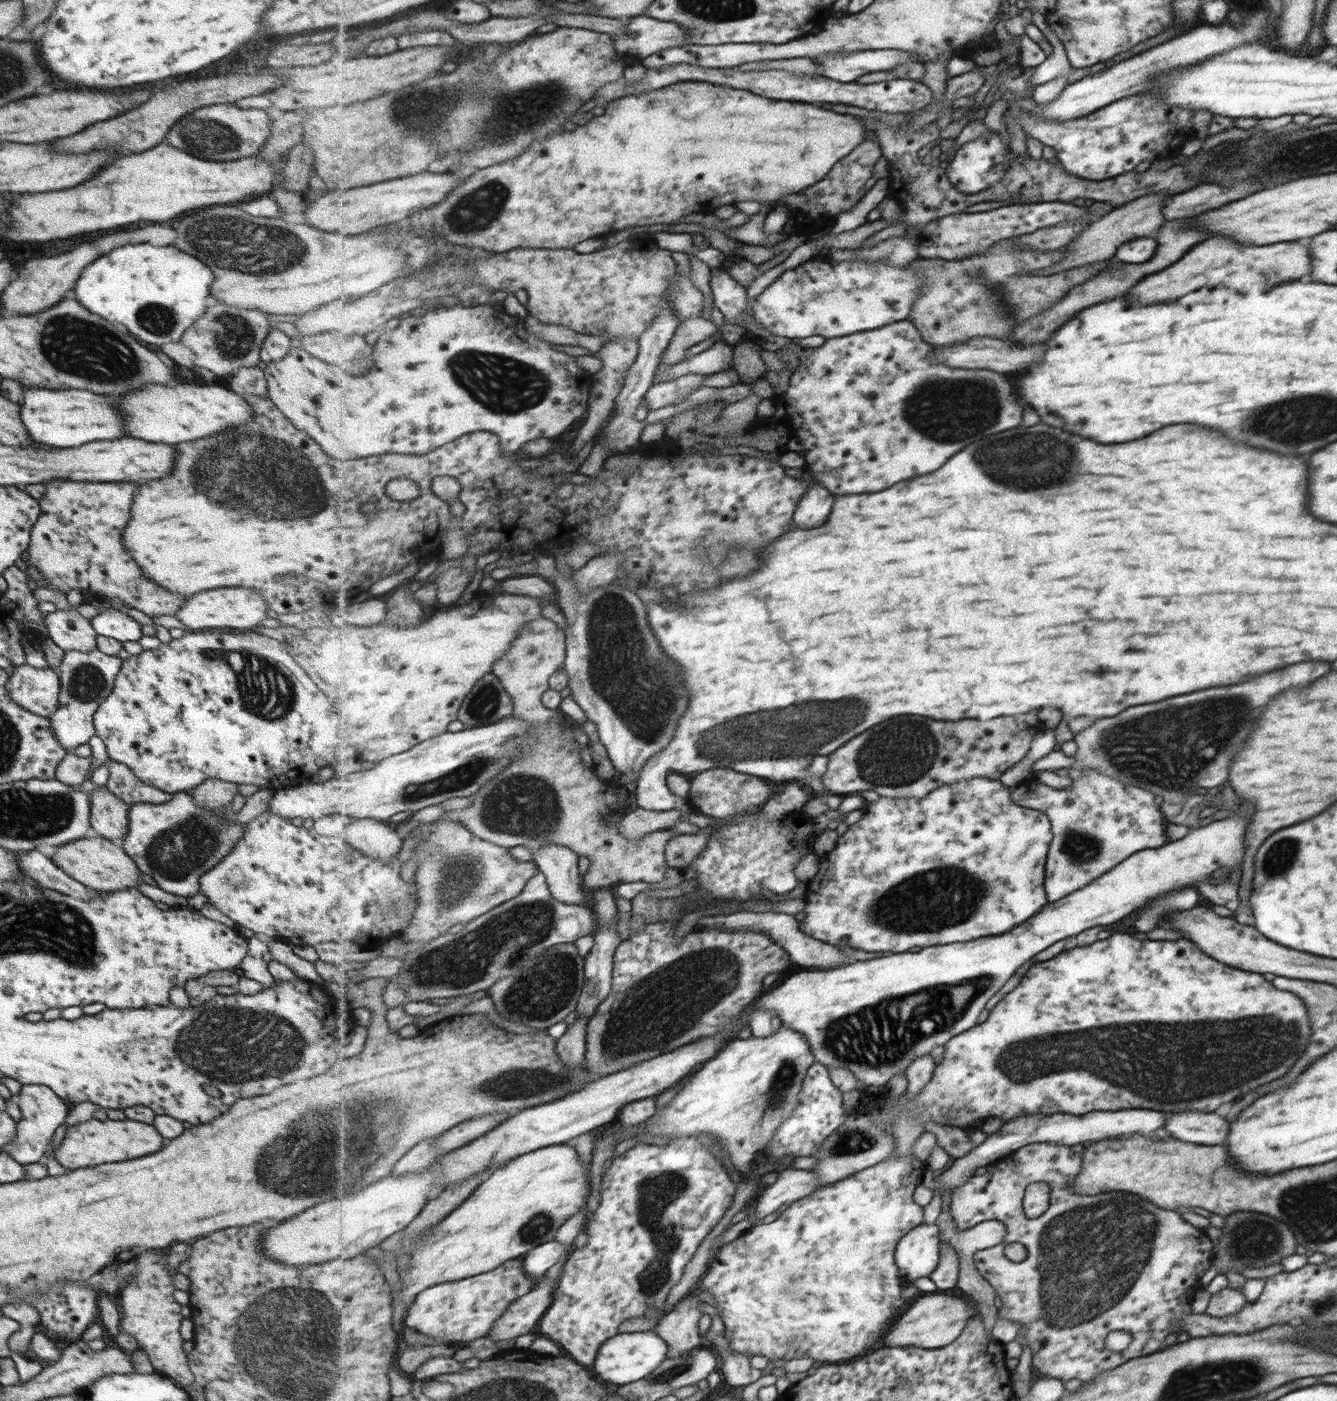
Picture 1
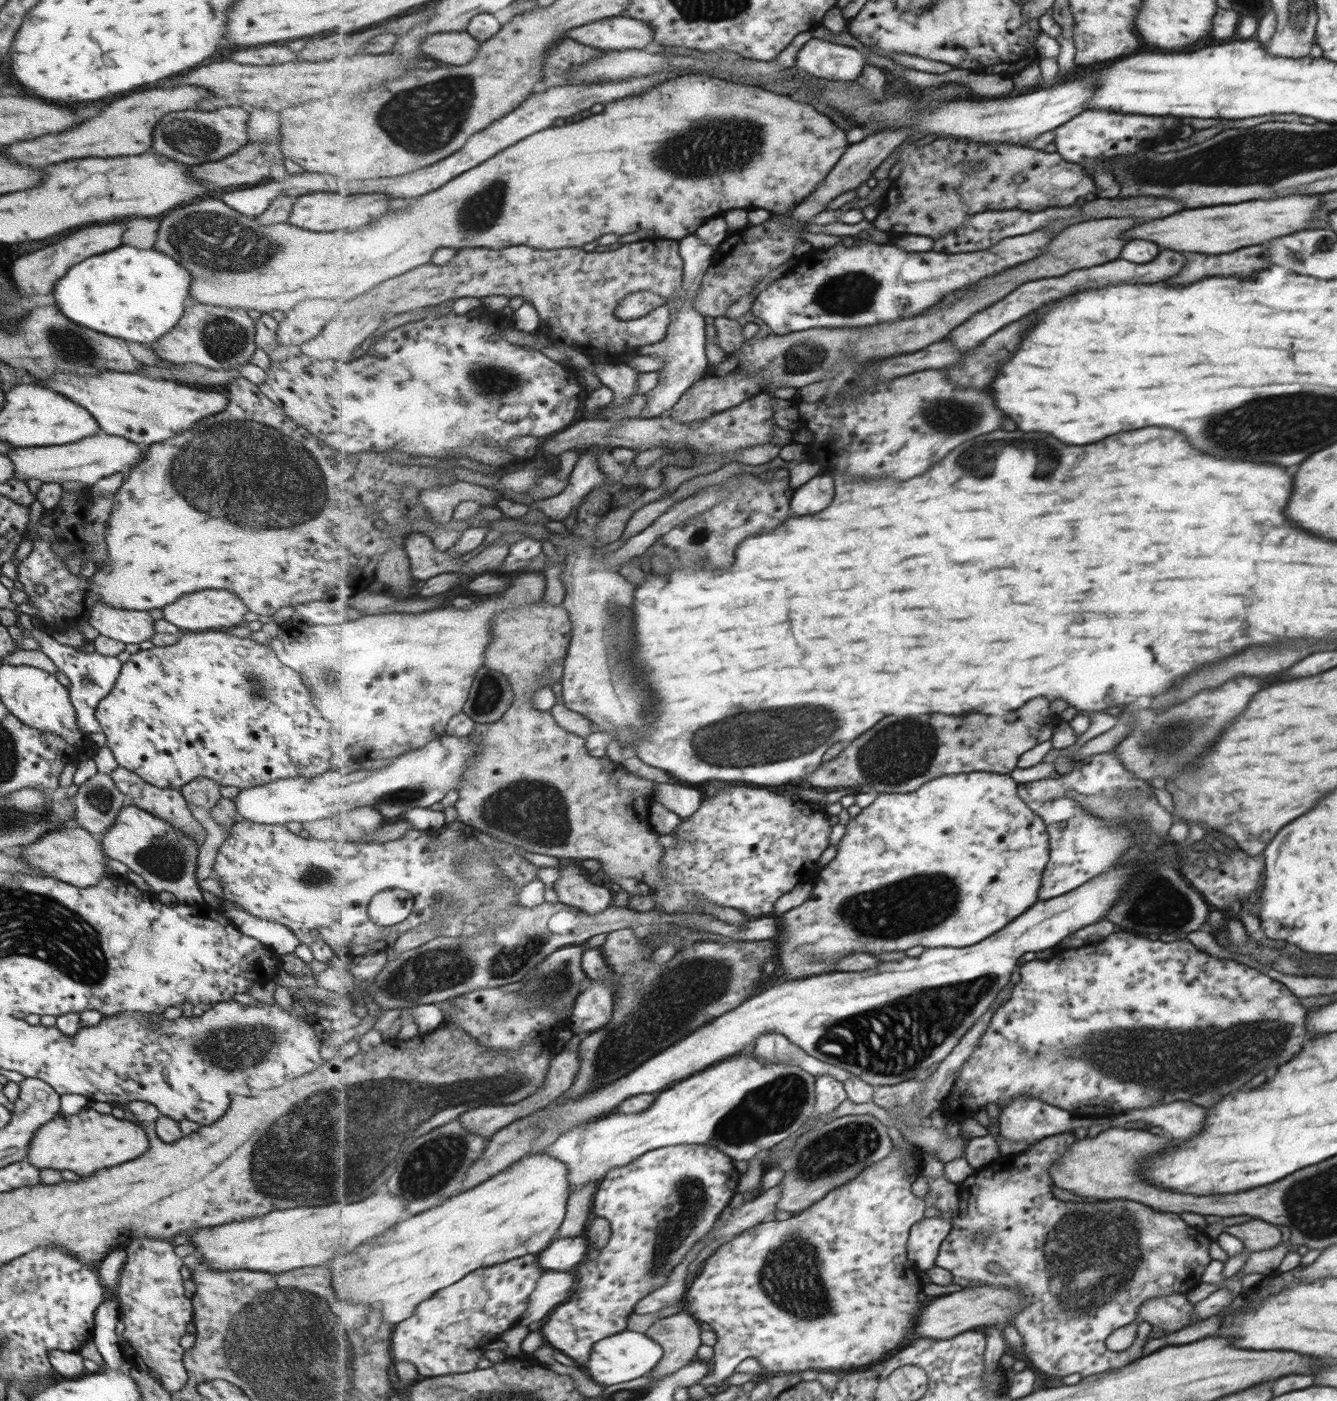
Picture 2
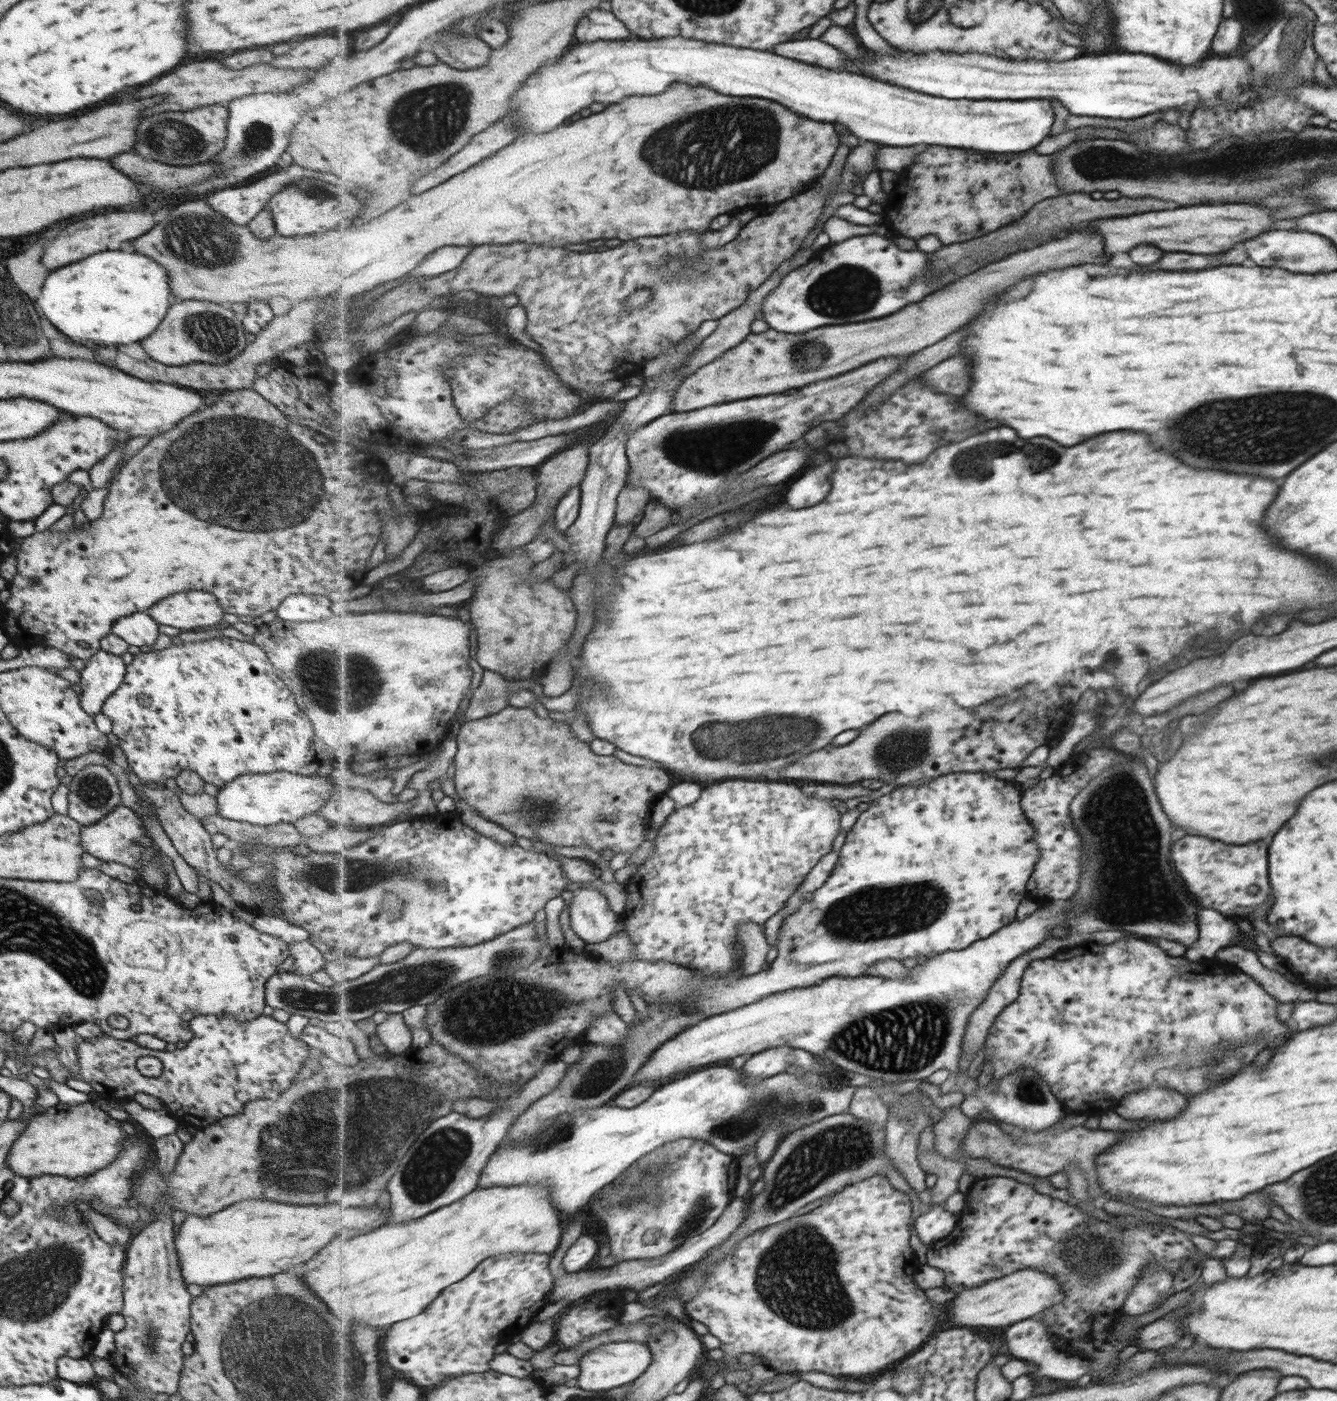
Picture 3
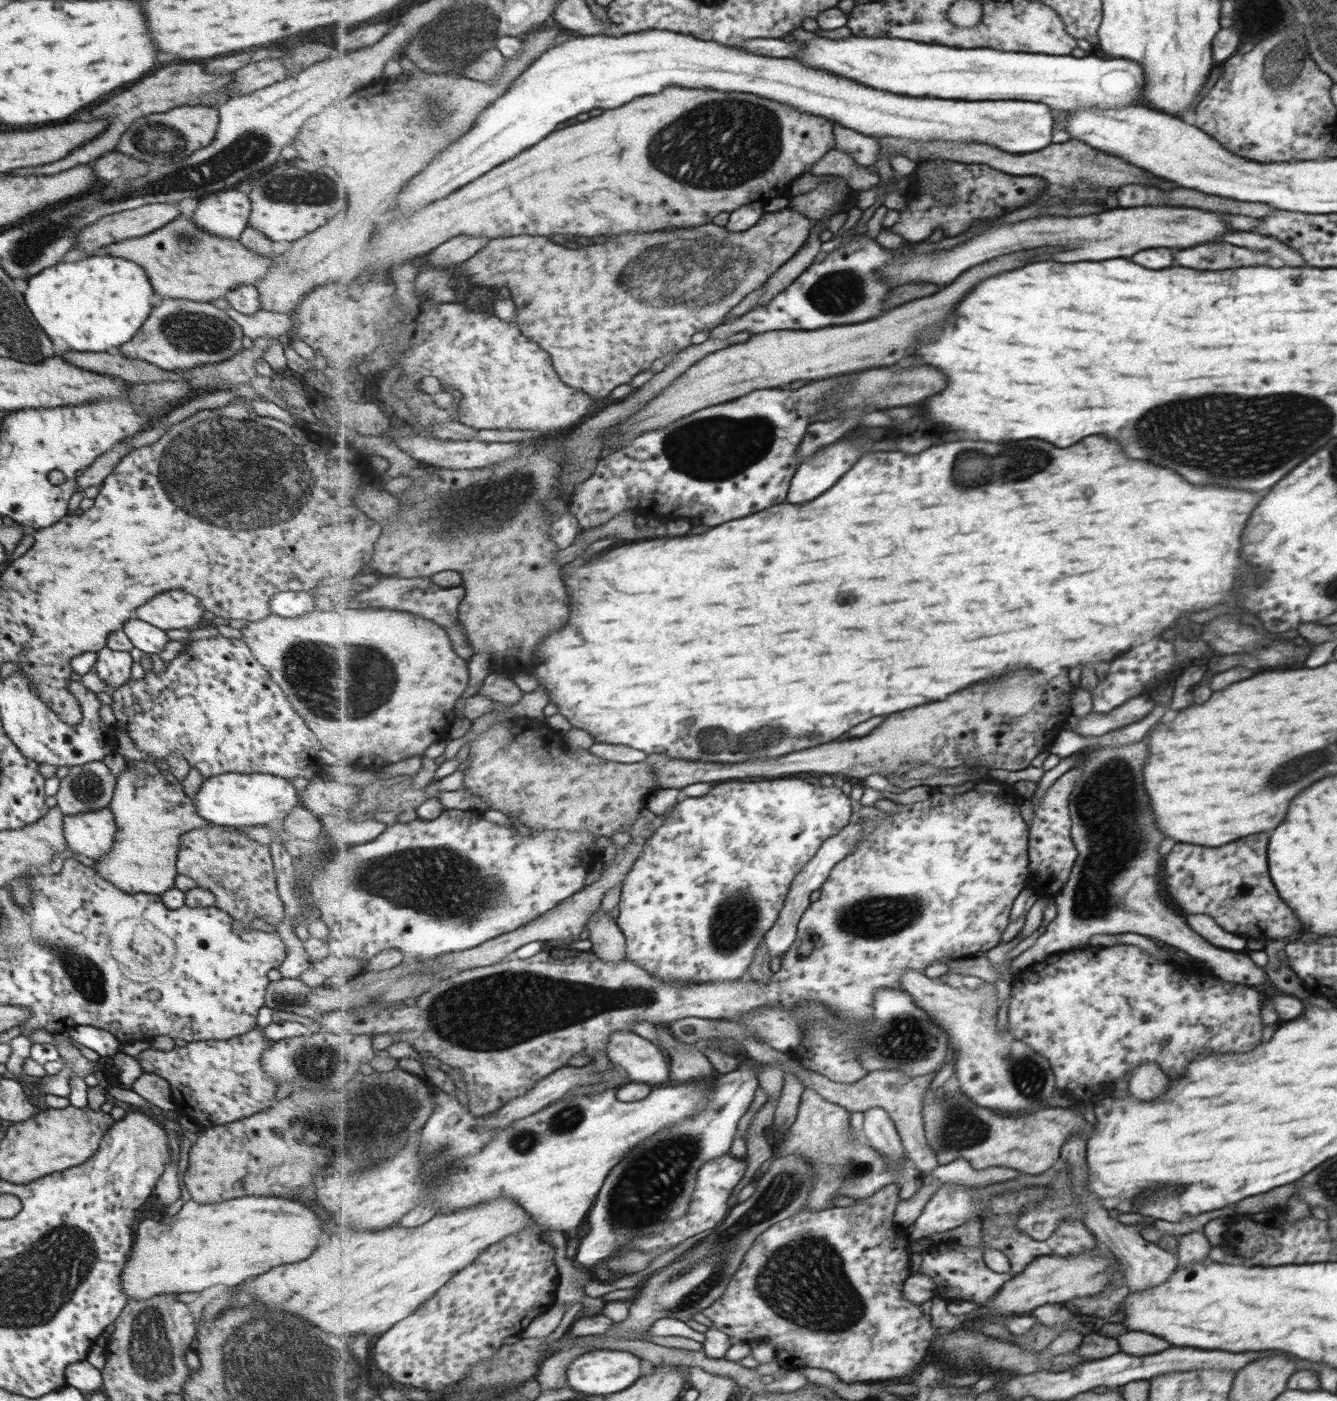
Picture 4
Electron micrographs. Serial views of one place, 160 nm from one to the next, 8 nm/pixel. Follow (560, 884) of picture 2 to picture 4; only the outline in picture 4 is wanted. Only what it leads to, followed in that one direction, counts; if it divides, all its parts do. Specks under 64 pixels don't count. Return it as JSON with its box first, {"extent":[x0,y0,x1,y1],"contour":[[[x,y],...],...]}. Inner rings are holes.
{"extent":[587,908,629,963],"contour":[[[604,908],[590,921],[587,930],[593,943],[592,950],[597,952],[598,956],[615,963],[629,958],[627,936],[618,920],[614,920],[612,914],[604,912]]]}

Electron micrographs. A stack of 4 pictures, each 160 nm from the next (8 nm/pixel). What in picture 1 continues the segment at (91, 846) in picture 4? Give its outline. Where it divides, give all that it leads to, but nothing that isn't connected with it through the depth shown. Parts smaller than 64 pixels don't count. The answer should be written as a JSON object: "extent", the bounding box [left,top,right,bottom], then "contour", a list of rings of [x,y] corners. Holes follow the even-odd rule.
{"extent":[122,791,245,898],"contour":[[[178,791],[171,794],[171,799],[169,801],[166,801],[164,804],[152,804],[152,803],[136,803],[129,807],[129,831],[127,832],[127,835],[124,839],[122,839],[123,846],[122,850],[126,852],[127,856],[130,856],[132,860],[134,860],[134,863],[136,863],[136,866],[138,866],[138,870],[142,872],[142,874],[146,874],[150,877],[152,877],[156,883],[158,884],[158,887],[160,887],[162,890],[165,890],[166,892],[171,892],[172,894],[177,894],[180,896],[185,896],[186,898],[192,897],[195,894],[200,893],[200,878],[208,871],[212,871],[214,869],[215,864],[220,863],[224,857],[228,856],[230,852],[232,852],[232,849],[234,849],[234,846],[236,846],[236,843],[242,839],[243,834],[245,833],[245,824],[236,823],[233,818],[237,815],[237,812],[235,812],[233,809],[231,809],[232,804],[228,804],[228,807],[226,807],[223,810],[223,814],[225,814],[223,817],[219,817],[216,813],[213,813],[212,811],[209,811],[208,809],[205,809],[204,807],[201,807],[200,805],[197,805],[195,803],[195,798],[190,794],[189,791]]]}

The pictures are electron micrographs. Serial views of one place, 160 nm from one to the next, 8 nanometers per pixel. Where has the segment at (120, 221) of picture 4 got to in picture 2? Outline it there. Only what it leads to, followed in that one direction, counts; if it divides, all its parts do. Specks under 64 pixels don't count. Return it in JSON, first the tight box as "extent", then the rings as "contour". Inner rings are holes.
{"extent":[10,224,126,298],"contour":[[[104,224],[104,226],[82,228],[82,230],[66,236],[62,242],[56,242],[34,254],[18,258],[12,266],[10,278],[24,298],[34,296],[34,294],[50,294],[54,290],[54,284],[66,276],[66,272],[72,268],[72,264],[78,264],[98,252],[108,252],[110,248],[118,248],[122,242],[124,230],[126,230],[126,224]]]}

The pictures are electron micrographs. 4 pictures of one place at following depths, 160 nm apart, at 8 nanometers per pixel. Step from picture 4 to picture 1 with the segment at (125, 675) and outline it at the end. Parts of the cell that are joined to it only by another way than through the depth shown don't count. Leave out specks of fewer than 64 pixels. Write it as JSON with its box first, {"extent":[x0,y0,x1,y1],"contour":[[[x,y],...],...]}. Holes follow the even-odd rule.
{"extent":[48,649,123,752],"contour":[[[98,649],[90,652],[65,651],[62,663],[58,667],[60,670],[58,708],[48,719],[55,739],[64,748],[67,748],[68,752],[88,743],[94,736],[94,713],[98,705],[112,692],[122,663],[123,660],[118,655],[108,656]]]}

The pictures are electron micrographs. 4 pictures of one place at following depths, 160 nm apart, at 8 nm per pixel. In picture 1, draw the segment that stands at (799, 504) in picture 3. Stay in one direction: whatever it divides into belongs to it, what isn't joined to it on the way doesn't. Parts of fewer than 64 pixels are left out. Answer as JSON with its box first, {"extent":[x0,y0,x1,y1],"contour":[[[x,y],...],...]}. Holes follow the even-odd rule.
{"extent":[796,484,836,528],"contour":[[[818,484],[800,502],[800,508],[796,512],[796,522],[802,528],[824,526],[834,510],[834,504],[836,504],[836,496],[822,484]]]}

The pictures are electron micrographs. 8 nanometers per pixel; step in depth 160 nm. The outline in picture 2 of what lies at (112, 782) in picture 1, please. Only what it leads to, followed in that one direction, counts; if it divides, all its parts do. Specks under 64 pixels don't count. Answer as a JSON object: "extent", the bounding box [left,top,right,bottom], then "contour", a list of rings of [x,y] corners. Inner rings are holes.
{"extent":[111,766,206,845],"contour":[[[120,766],[111,772],[111,779],[114,781],[116,788],[126,796],[128,803],[136,805],[138,808],[169,822],[177,832],[182,831],[186,836],[190,837],[190,840],[194,840],[194,842],[198,842],[198,844],[202,845],[206,840],[203,826],[192,816],[190,807],[179,789],[163,789],[148,784],[135,772]]]}

